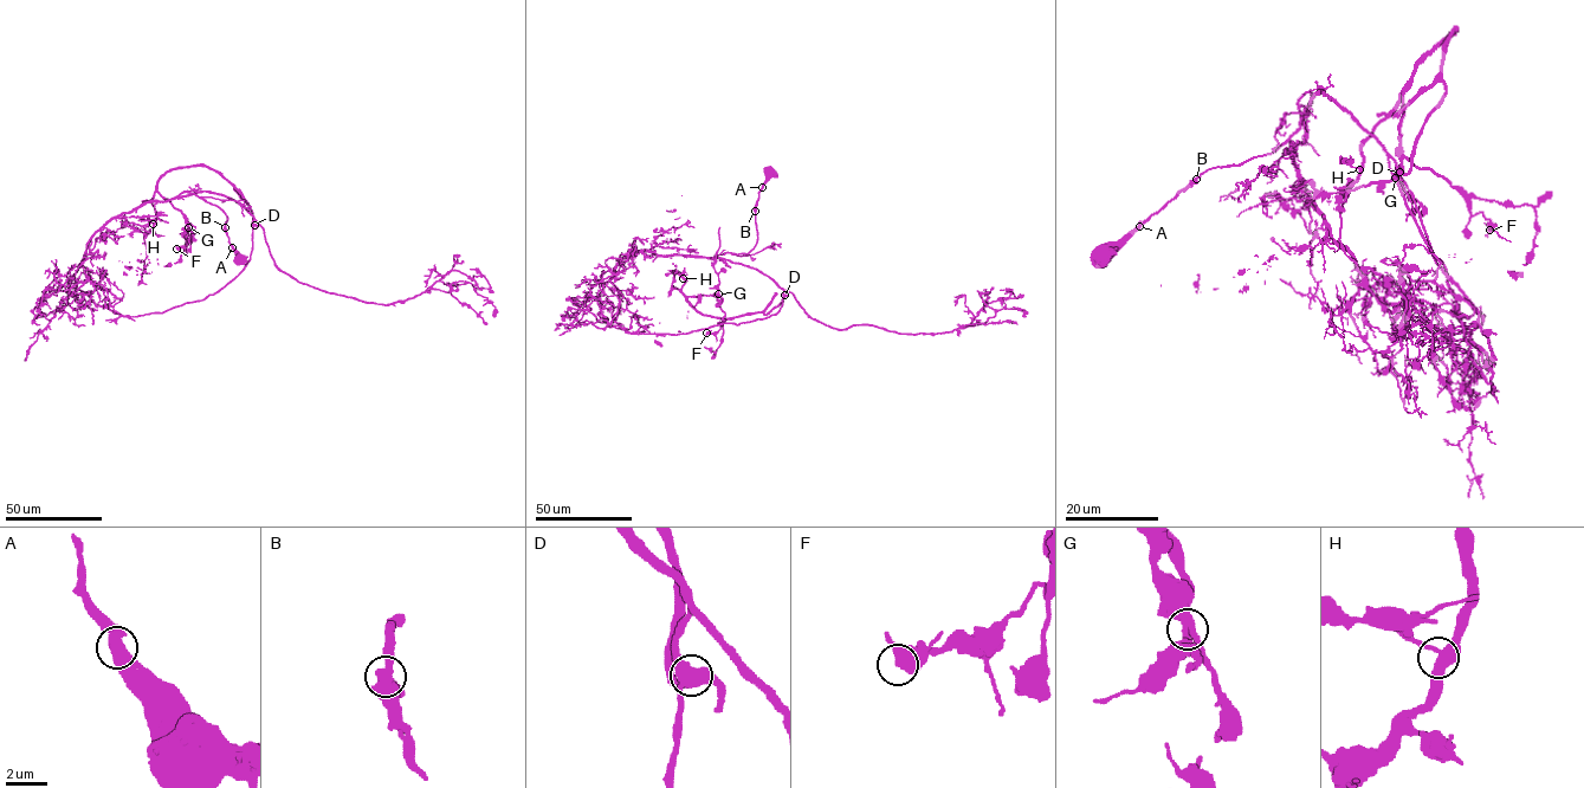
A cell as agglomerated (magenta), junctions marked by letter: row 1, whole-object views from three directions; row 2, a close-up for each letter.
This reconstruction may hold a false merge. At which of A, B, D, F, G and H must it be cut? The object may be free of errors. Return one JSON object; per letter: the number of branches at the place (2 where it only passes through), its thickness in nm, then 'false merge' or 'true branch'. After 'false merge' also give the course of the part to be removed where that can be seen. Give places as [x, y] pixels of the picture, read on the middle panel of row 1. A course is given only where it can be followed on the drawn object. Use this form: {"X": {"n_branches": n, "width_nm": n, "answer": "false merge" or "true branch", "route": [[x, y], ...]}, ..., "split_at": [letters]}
{"A": {"n_branches": 2, "width_nm": 500, "answer": "true branch"}, "B": {"n_branches": 3, "width_nm": 440, "answer": "true branch"}, "D": {"n_branches": 4, "width_nm": 550, "answer": "false merge", "route": [[784, 295], [765, 314], [702, 315], [684, 296], [686, 279], [676, 270], [659, 323], [652, 324], [661, 346]]}, "F": {"n_branches": 2, "width_nm": 550, "answer": "true branch"}, "G": {"n_branches": 3, "width_nm": 320, "answer": "true branch"}, "H": {"n_branches": 3, "width_nm": 440, "answer": "true branch"}, "split_at": ["D"]}

